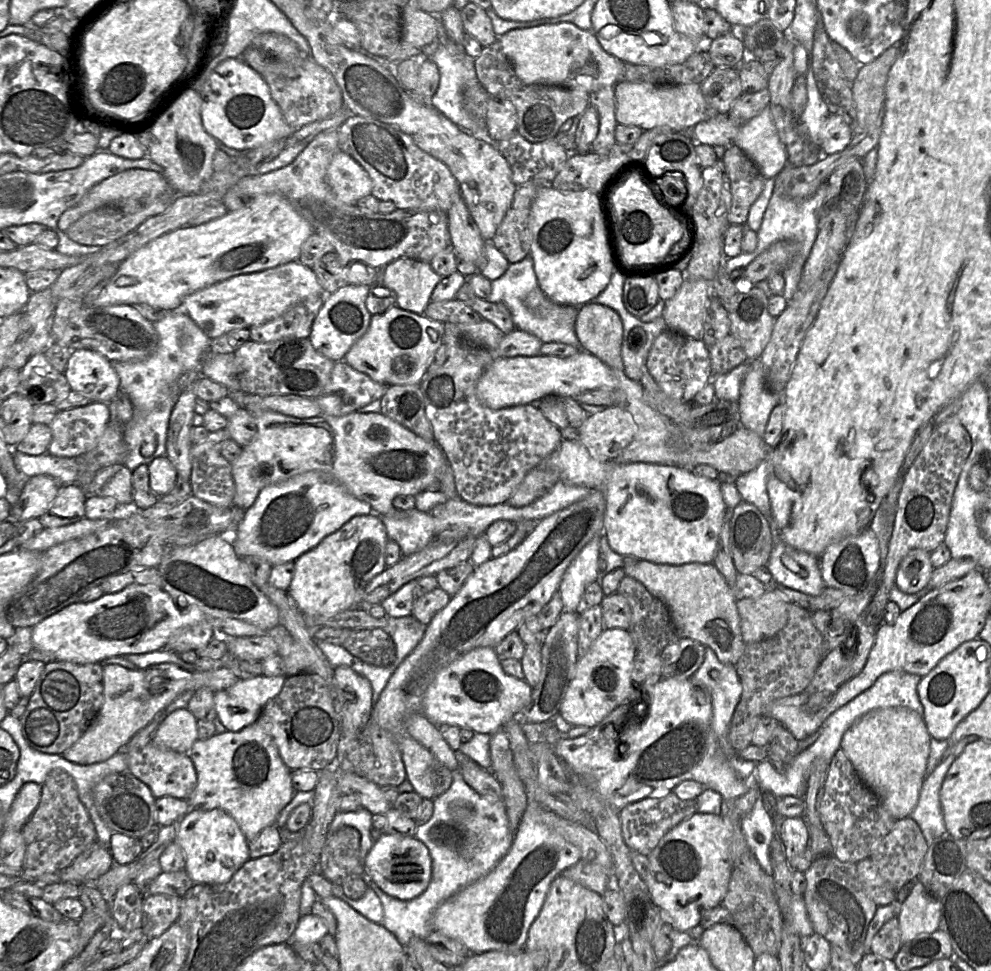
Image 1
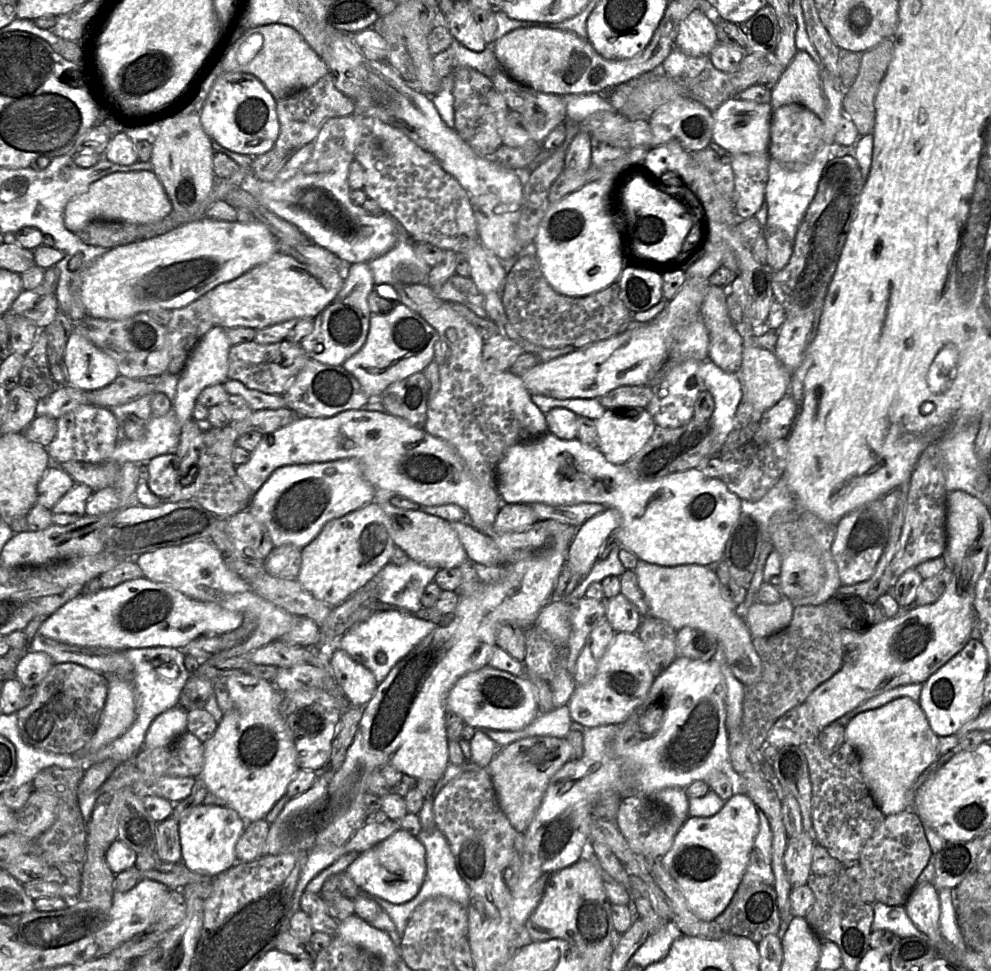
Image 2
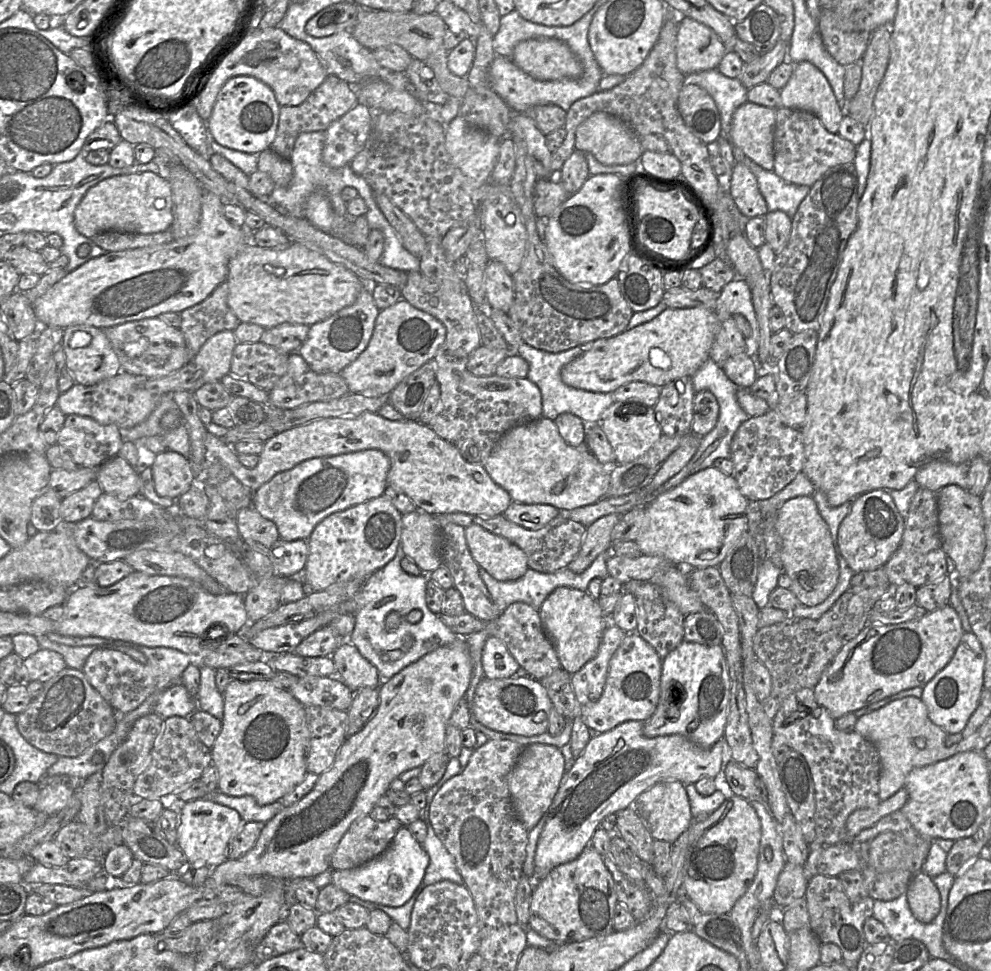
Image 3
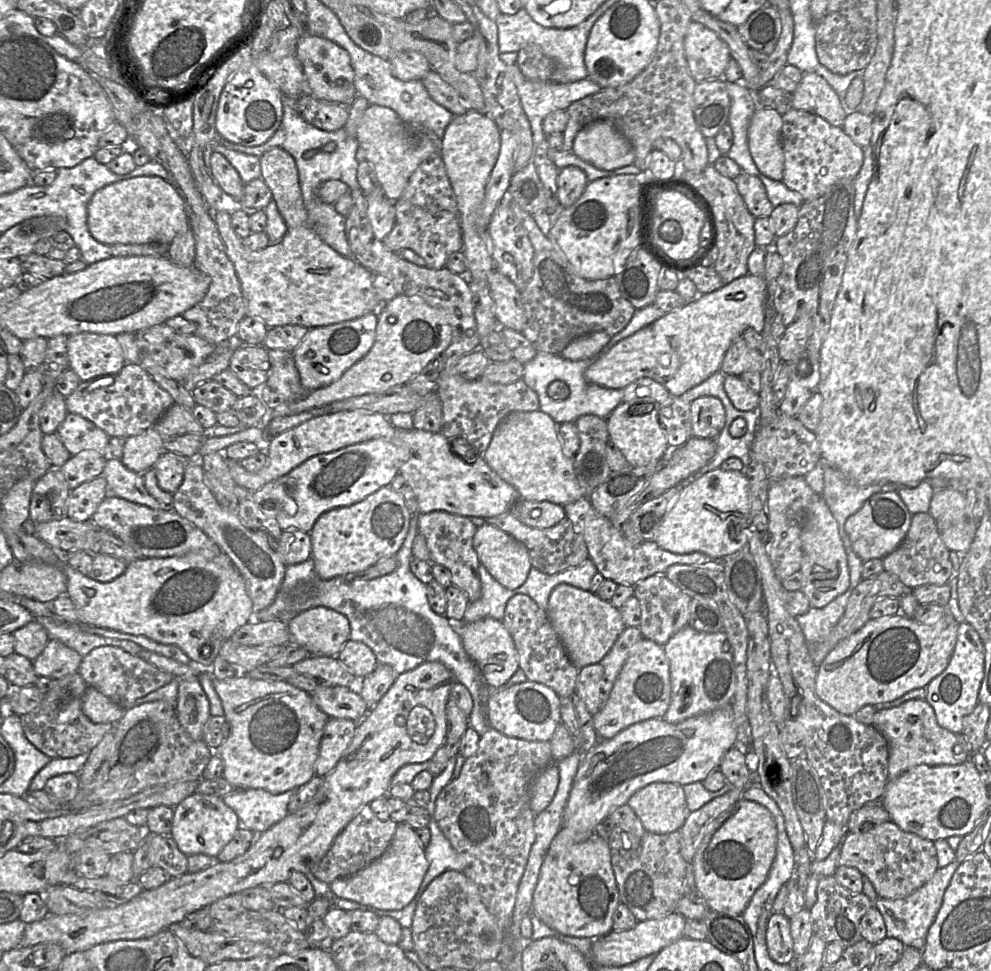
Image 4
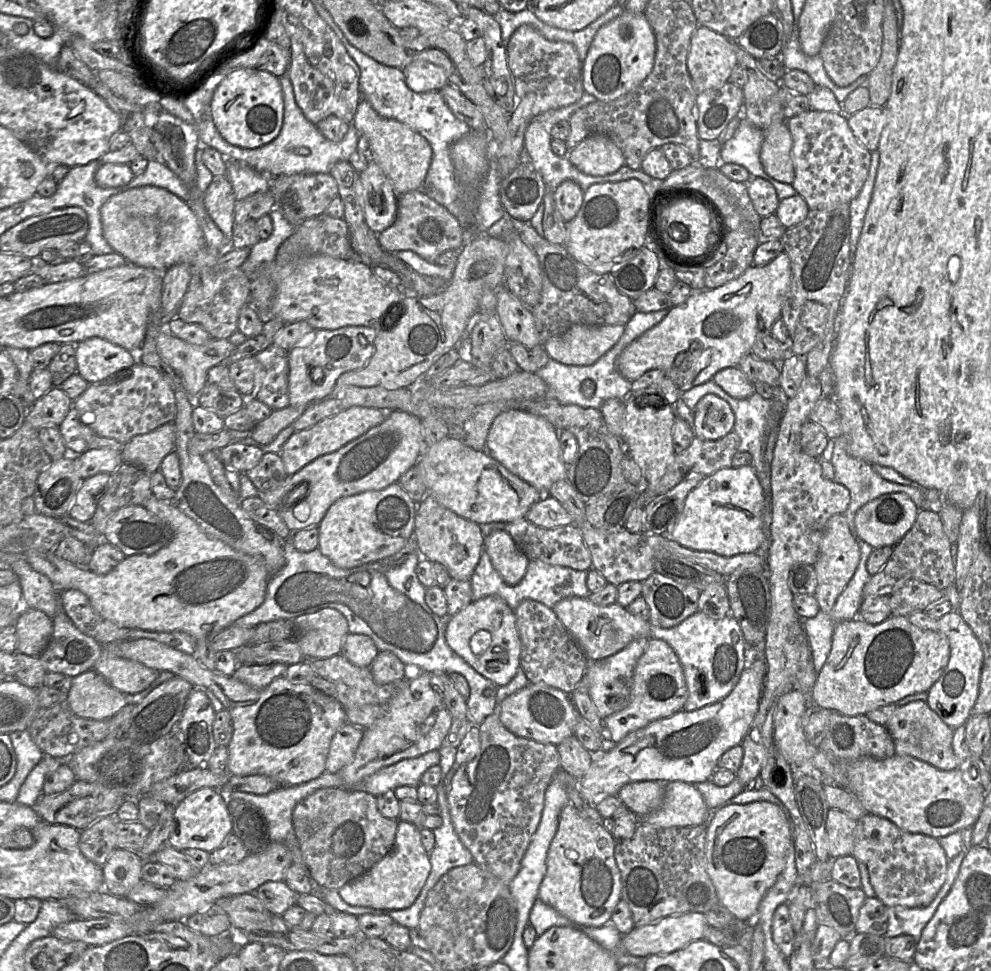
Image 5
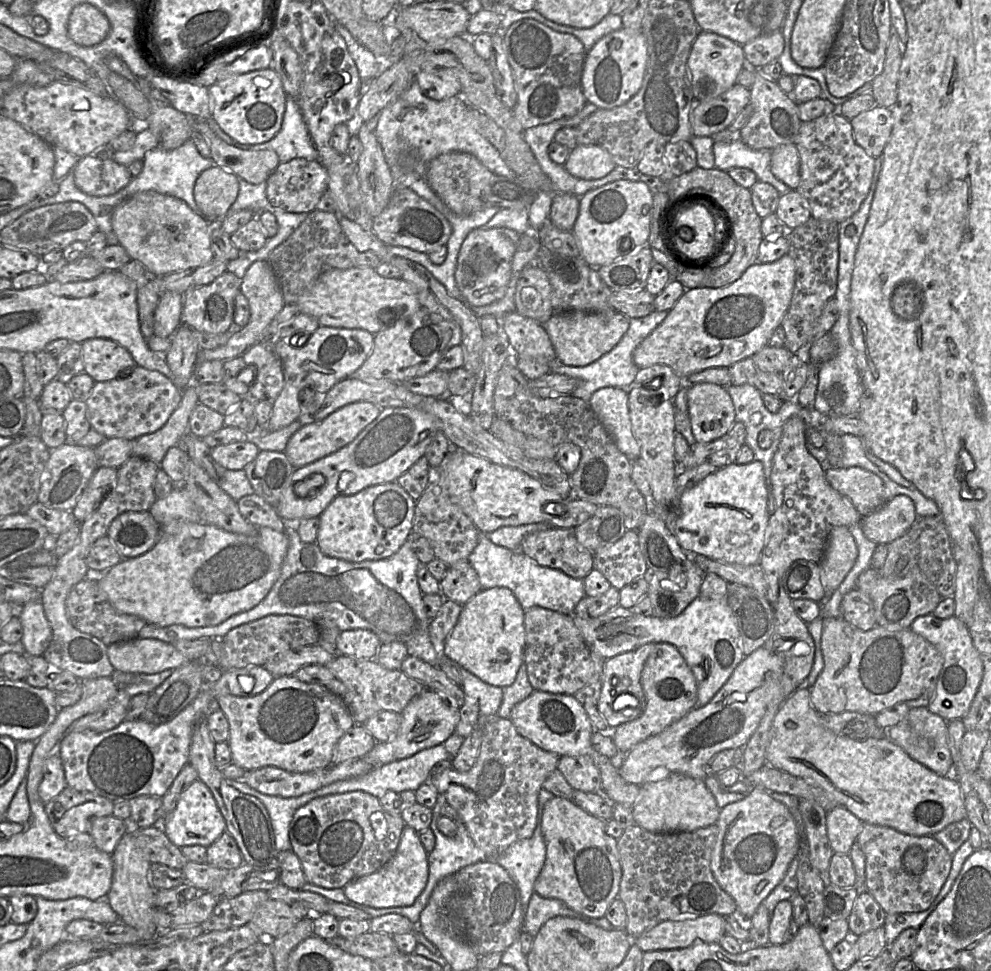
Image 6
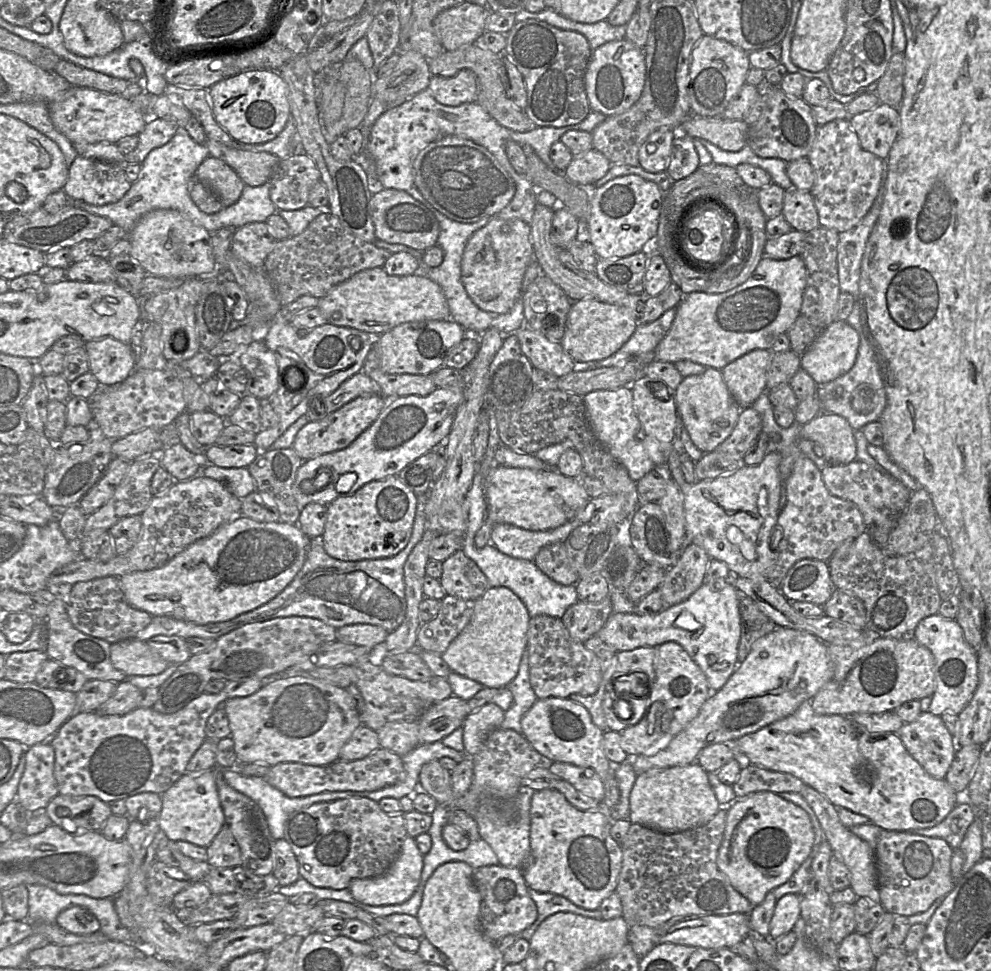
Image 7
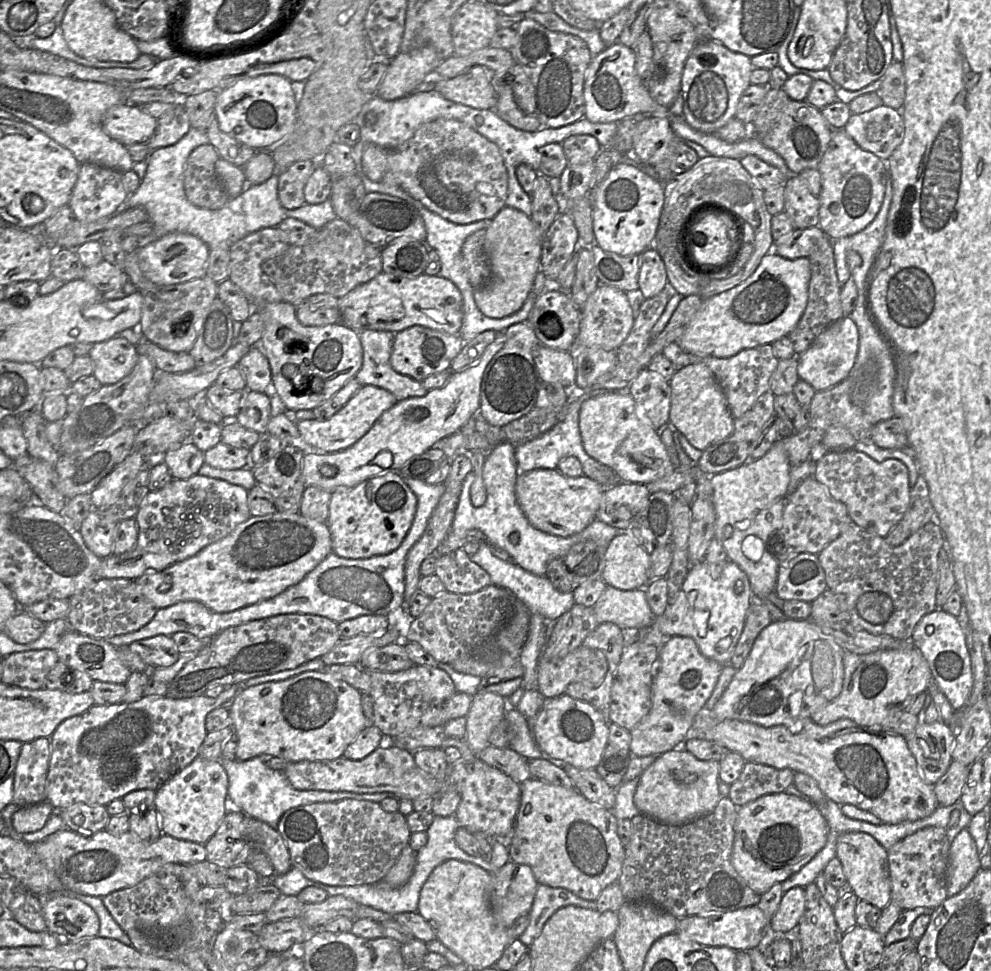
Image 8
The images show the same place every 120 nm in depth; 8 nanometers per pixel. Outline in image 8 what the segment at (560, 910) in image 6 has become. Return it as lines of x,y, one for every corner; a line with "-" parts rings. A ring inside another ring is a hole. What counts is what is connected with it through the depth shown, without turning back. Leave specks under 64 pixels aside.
538,885
534,902
529,912
529,925
520,935
520,941
528,948
540,935
547,920
560,908
579,906
597,910
596,901
582,899
564,888
553,888
547,885

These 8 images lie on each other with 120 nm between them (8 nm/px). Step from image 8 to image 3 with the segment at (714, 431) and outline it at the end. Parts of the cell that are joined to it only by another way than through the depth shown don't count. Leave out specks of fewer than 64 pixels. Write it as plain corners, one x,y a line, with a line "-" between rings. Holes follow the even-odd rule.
710,391
695,393
693,398
691,432
701,437
706,435
715,427
718,415
718,402

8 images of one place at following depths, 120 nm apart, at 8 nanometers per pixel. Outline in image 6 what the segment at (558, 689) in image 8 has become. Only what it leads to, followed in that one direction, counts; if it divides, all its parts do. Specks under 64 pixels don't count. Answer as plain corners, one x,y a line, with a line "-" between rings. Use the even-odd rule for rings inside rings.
534,606
524,612
524,630
523,662
534,690
573,695
588,683
593,672
589,647
571,616

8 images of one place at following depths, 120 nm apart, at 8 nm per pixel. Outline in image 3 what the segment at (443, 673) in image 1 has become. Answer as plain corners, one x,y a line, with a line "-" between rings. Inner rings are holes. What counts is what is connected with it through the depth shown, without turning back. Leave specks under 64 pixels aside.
531,677
488,679
476,688
471,714
482,725
494,731
522,736
535,736
547,732
548,713
552,703
545,688

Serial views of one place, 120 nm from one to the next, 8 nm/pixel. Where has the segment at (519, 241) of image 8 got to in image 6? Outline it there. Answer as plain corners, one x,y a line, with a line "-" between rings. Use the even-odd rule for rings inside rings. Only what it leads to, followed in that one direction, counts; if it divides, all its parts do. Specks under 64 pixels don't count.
484,226
467,235
458,254
455,281
469,307
487,306
505,295
511,277
512,259
520,237
518,232
510,228

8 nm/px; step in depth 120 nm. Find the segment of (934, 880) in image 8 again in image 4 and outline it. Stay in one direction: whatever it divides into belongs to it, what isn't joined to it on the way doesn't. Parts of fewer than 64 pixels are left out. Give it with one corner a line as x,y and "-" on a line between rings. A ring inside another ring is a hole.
886,821
864,832
848,832
840,844
839,865
854,867
873,884
877,895
886,899
901,899
922,887
938,868
933,841
900,829
893,821

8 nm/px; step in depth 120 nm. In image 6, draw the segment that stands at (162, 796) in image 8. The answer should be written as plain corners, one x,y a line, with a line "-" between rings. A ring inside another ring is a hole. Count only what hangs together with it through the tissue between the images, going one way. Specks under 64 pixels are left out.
196,779
181,793
172,811
159,824
177,847
200,845
205,848
216,841
226,830
226,822
207,785

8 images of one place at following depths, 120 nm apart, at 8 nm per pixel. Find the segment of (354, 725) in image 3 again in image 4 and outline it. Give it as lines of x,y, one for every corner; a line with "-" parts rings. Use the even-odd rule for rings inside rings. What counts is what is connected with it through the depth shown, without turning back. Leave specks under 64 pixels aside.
378,664
373,672
358,682
358,694
372,708
386,694
397,675
390,665

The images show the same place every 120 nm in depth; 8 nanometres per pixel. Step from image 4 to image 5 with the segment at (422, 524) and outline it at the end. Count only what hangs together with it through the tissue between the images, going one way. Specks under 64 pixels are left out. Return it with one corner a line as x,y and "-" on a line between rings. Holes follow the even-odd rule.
427,494
416,509
414,538
422,558
442,564
451,579
470,580
484,550
484,536
479,524
463,518
440,505

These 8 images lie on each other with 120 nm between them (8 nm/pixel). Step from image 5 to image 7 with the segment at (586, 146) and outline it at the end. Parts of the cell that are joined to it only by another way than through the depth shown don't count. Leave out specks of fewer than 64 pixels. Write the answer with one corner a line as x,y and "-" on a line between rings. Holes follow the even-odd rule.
591,149
572,159
564,176
580,186
592,186
605,176
612,163
598,150

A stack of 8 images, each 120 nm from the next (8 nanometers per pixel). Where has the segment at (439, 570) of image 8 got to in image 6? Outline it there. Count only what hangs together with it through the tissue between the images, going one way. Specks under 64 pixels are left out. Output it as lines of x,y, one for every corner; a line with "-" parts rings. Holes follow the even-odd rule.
468,560
459,561
447,568
440,583
440,593
445,599
464,605
482,590
479,577

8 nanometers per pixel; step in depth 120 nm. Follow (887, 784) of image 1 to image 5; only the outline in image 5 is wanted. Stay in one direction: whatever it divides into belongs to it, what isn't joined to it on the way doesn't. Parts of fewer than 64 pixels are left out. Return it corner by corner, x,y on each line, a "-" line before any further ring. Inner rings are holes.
916,700
897,707
885,726
894,741
895,754
912,756
940,770
957,769
957,758
952,749
954,729
948,726
927,702

